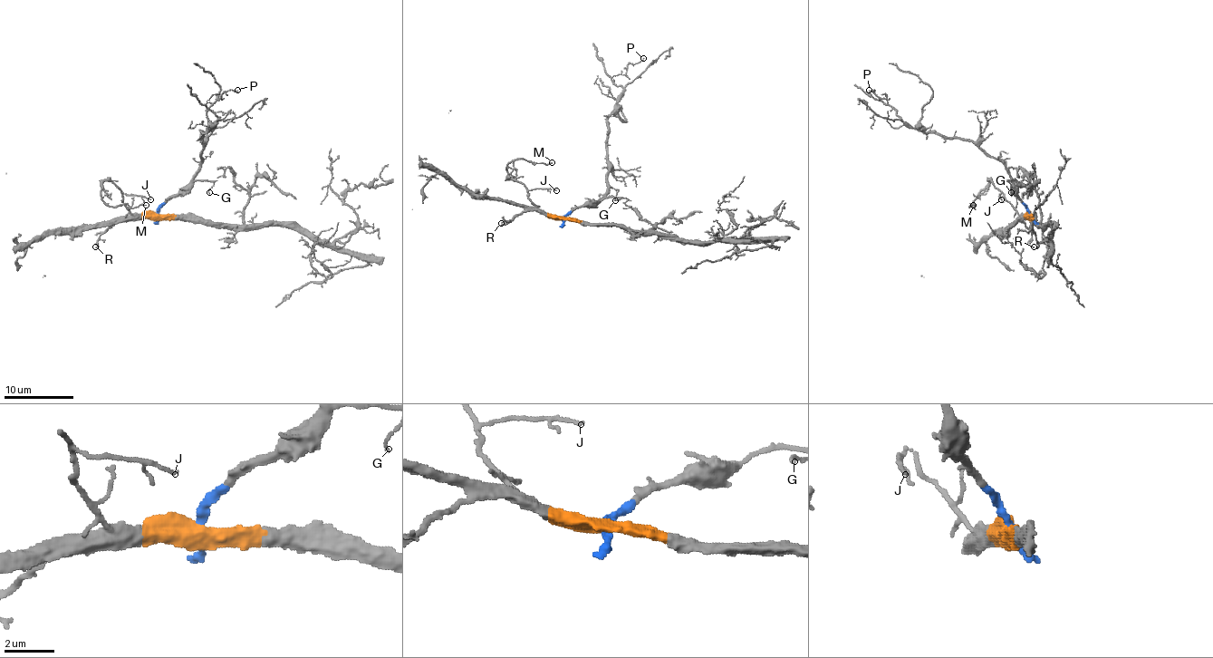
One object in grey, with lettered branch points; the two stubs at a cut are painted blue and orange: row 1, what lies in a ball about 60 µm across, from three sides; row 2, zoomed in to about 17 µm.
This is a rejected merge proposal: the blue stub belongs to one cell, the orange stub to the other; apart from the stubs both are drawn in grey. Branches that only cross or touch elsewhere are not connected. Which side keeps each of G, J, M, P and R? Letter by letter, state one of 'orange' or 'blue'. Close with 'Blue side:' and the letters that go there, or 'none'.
G: blue
J: orange
M: orange
P: blue
R: orange
Blue side: G, P

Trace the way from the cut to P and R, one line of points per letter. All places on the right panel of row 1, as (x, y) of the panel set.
P: (1030, 216), (1009, 170), (1000, 161), (986, 157), (971, 140), (909, 127), (886, 94), (886, 99), (868, 91)
R: (1030, 216), (1021, 221), (1032, 233), (1030, 242), (1034, 246)

